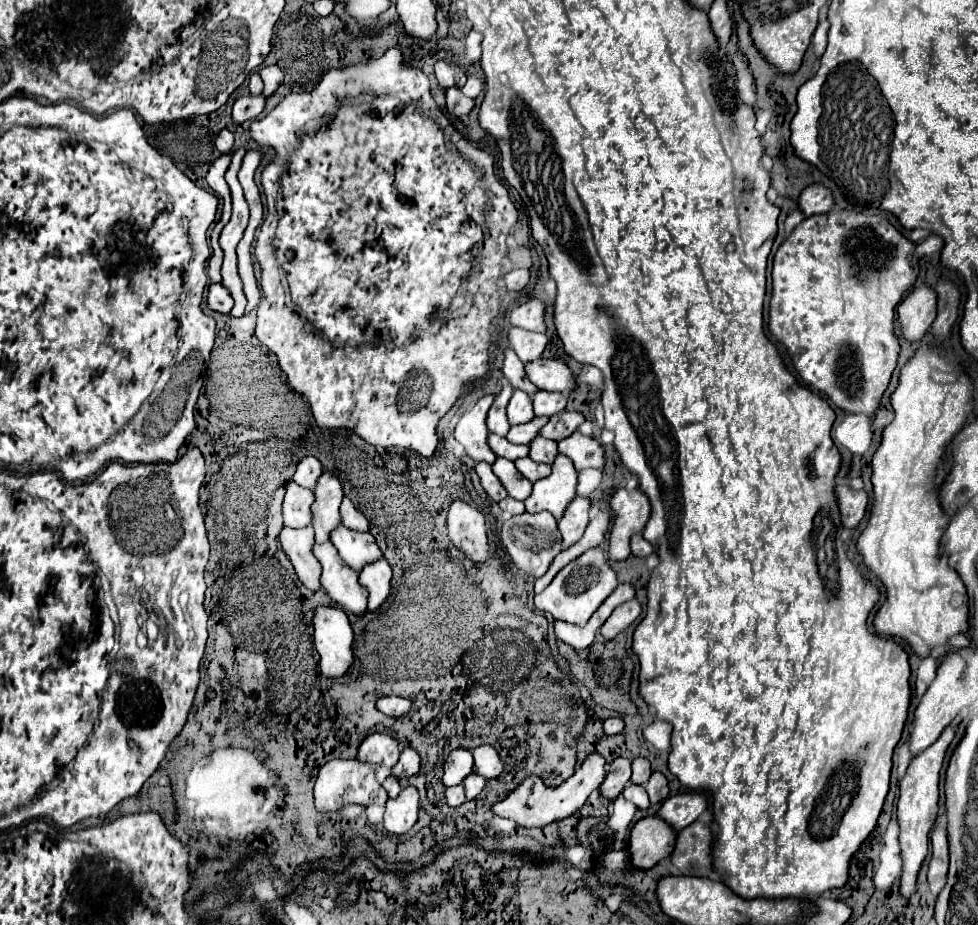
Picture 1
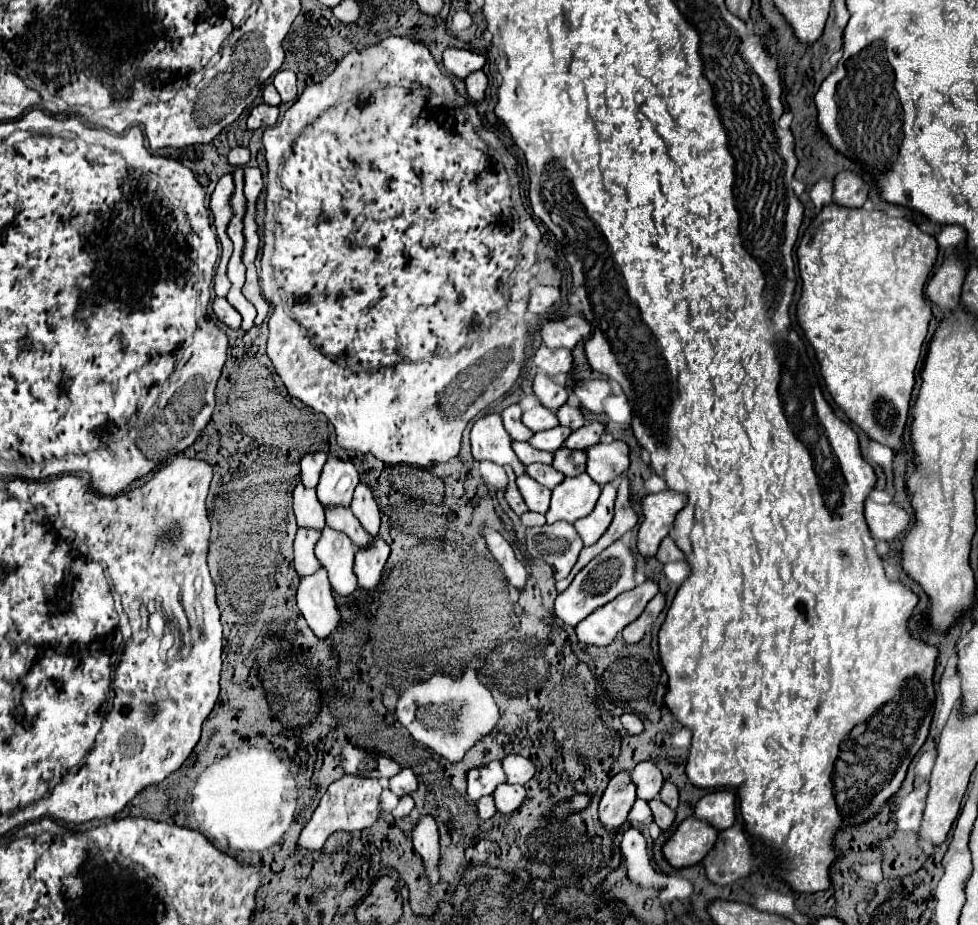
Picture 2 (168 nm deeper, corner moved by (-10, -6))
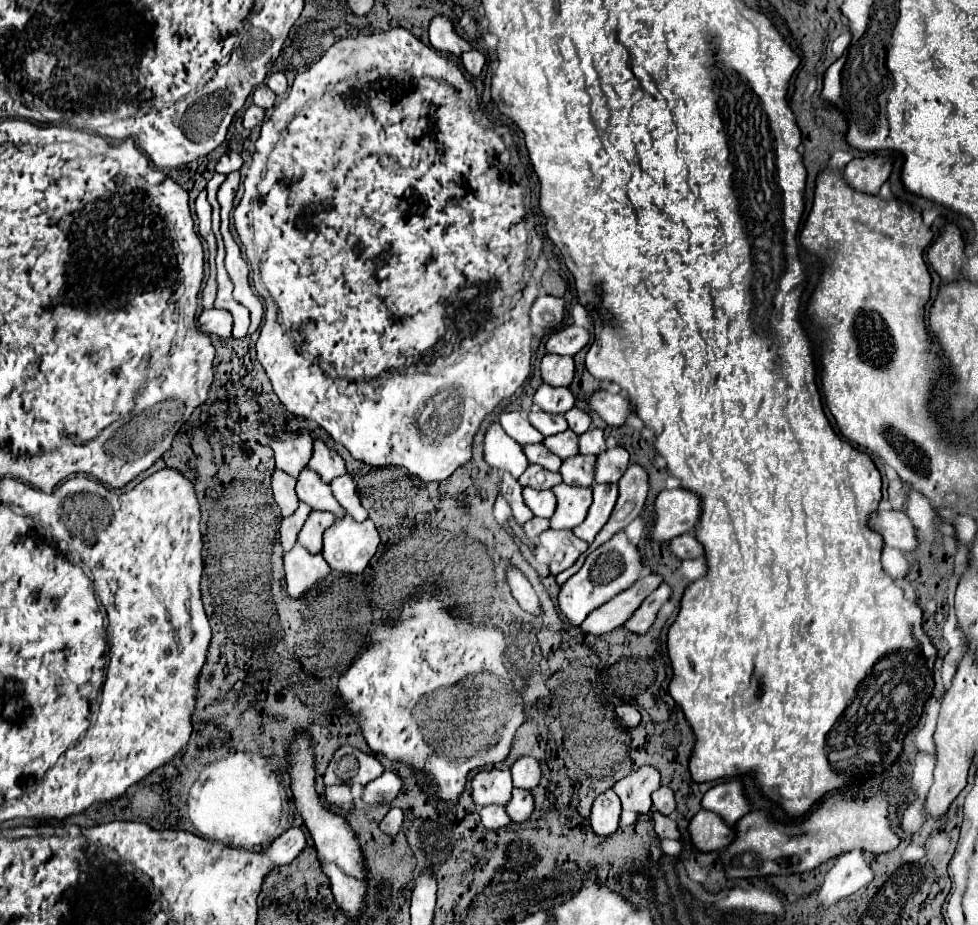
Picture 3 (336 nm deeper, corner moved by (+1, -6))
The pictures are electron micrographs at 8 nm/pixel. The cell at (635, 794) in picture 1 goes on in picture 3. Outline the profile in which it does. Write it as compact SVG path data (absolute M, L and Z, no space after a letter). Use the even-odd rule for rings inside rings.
M652 810L650 812L650 818L652 818L654 832L658 834L658 838L674 838L674 840L680 840L680 832L676 828L676 822L670 816L664 816L664 814Z

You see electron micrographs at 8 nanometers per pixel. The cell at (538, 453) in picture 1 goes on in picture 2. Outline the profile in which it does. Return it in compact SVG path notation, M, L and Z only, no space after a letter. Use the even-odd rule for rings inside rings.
M561 448L557 450L553 460L553 468L557 468L559 472L563 472L565 476L577 476L585 472L585 452L581 450L569 450L569 448Z

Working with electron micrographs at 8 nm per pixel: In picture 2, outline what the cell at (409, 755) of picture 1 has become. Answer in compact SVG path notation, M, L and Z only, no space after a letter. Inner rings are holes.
M403 768L397 776L389 778L389 790L393 794L397 794L399 798L411 794L413 790L417 790L417 778L415 778L413 770L411 768Z

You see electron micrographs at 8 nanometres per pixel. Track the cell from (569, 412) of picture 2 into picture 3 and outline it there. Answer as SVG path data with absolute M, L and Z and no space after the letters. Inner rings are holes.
M572 408L568 412L564 412L564 418L568 422L568 428L576 434L582 434L584 430L590 428L590 416L578 408Z

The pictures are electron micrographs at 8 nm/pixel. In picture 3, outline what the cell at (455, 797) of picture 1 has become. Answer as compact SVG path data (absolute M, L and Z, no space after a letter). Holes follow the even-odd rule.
M496 804L480 808L478 814L480 814L480 820L482 820L482 826L488 828L488 830L498 830L498 828L502 828L502 826L512 822L508 818L508 814L504 812L504 806L496 806Z

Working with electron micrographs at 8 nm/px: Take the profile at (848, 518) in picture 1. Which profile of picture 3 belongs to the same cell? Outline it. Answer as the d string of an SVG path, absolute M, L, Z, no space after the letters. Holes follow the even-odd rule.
M876 510L870 516L868 526L882 536L886 546L898 548L902 552L912 552L918 546L916 536L914 536L914 526L904 512L880 512L880 510Z

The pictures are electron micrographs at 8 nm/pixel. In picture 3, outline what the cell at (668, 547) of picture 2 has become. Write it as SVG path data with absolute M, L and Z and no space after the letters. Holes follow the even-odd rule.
M686 532L682 536L676 536L668 542L668 552L676 556L678 560L688 560L688 558L702 558L702 546L698 546L696 538L692 532Z

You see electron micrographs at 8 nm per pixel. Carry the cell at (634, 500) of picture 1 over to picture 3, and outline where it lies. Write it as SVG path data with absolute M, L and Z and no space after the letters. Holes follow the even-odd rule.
M684 488L662 490L654 500L652 542L668 542L684 532L692 532L700 514L700 498Z

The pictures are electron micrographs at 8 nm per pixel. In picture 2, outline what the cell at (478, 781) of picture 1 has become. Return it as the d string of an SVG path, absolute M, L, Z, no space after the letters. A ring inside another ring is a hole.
M501 784L495 794L495 804L497 804L497 810L499 812L505 812L505 814L511 814L511 812L517 812L523 802L525 802L525 788L519 786L519 784Z

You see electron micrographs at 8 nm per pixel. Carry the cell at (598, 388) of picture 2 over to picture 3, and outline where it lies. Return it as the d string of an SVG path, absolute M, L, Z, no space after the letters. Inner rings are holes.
M596 390L586 398L590 410L594 410L606 424L620 426L624 424L626 416L632 412L632 406L626 396L610 394L608 390Z

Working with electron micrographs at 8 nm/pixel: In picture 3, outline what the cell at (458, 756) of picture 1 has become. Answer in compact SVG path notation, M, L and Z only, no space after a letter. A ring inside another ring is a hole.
M480 770L472 778L472 800L478 806L486 804L500 804L504 806L510 800L510 772L508 770Z

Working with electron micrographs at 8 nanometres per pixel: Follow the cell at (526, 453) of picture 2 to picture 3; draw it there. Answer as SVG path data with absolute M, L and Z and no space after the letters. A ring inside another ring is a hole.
M526 444L526 446L522 446L522 452L526 454L528 462L540 464L540 466L548 468L550 472L556 472L558 466L560 466L560 462L562 462L558 456L550 454L542 444Z

